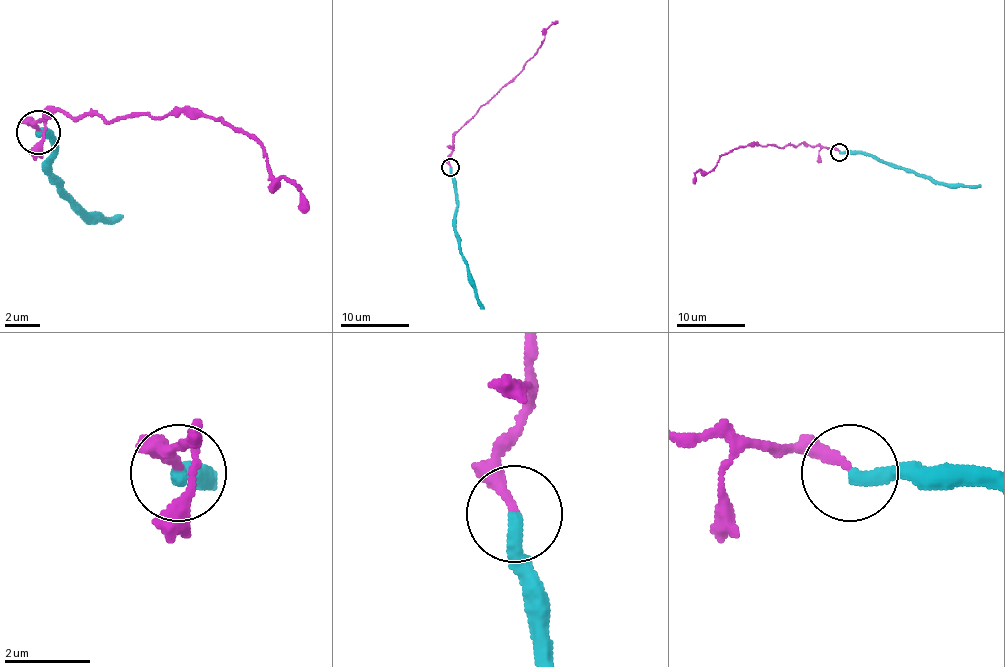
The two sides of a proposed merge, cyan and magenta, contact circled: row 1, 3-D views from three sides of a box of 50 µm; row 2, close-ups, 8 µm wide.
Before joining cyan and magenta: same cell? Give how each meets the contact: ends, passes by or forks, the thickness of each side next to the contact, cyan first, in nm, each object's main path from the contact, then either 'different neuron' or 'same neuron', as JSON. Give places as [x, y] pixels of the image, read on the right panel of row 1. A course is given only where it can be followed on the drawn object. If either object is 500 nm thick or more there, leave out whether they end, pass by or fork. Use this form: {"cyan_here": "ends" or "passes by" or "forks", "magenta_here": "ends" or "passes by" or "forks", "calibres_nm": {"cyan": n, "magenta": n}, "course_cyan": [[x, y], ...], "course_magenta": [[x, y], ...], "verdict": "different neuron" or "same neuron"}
{"cyan_here": "ends", "magenta_here": "ends", "calibres_nm": {"cyan": 360, "magenta": 240}, "course_cyan": [[839, 152], [875, 155], [937, 181], [980, 185]], "course_magenta": [[839, 150], [809, 145], [744, 145], [721, 155], [708, 173], [699, 171], [692, 183]], "verdict": "different neuron"}

